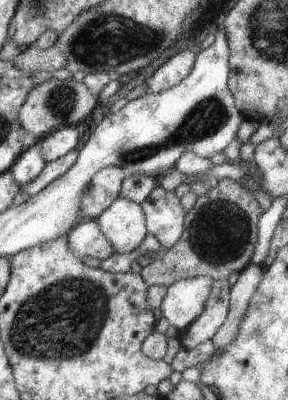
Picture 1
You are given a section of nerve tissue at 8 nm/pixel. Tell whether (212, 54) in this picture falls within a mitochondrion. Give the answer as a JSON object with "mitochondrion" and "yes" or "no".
{"mitochondrion":"no"}

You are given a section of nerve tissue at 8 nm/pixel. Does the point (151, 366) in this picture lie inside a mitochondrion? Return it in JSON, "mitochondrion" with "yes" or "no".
{"mitochondrion":"no"}

